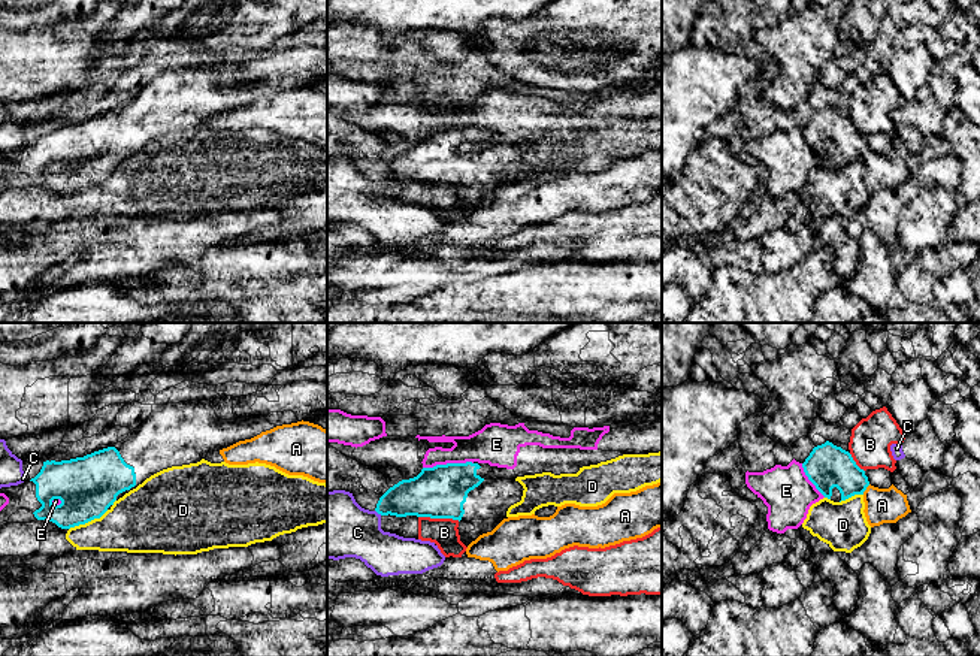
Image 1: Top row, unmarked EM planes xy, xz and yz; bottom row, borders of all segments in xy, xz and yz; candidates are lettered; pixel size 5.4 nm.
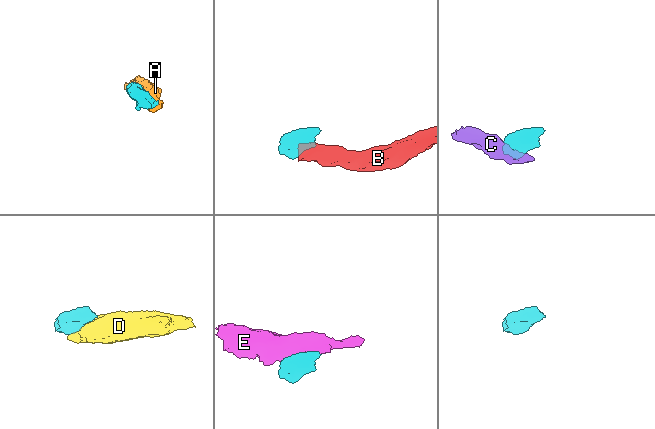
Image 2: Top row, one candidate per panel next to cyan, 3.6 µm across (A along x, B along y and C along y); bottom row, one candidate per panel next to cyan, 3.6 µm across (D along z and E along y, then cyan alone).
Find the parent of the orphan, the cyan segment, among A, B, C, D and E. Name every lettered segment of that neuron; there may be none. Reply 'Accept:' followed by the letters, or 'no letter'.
Accept: no letter

